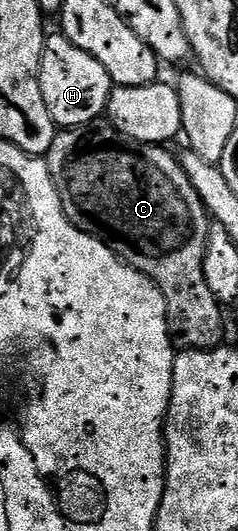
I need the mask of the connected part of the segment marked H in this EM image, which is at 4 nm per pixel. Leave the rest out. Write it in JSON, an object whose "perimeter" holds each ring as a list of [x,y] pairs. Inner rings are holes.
{"perimeter":[[[60,32],[50,33],[45,39],[39,84],[43,88],[43,100],[47,100],[47,112],[51,112],[61,128],[98,121],[108,111],[109,98],[115,89],[107,68],[95,56],[83,52],[83,48],[75,48]]]}

